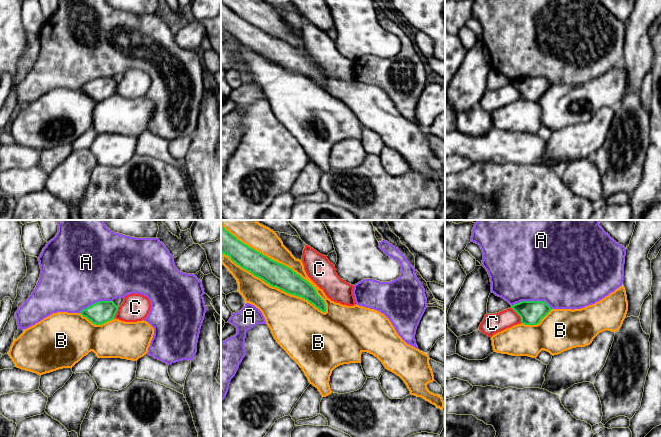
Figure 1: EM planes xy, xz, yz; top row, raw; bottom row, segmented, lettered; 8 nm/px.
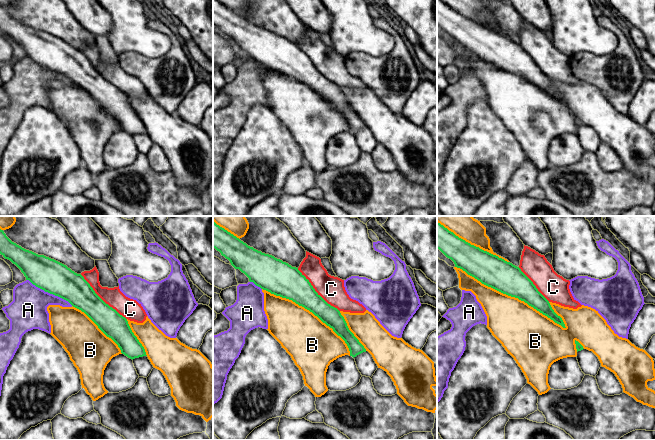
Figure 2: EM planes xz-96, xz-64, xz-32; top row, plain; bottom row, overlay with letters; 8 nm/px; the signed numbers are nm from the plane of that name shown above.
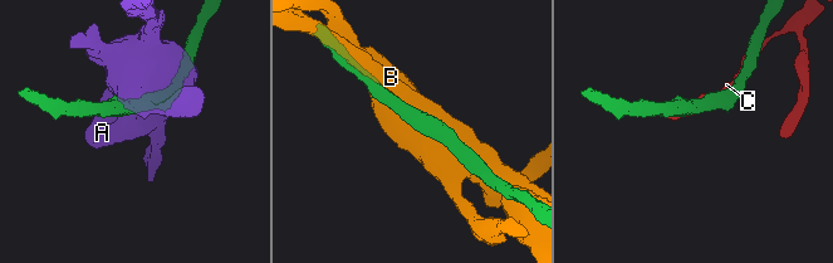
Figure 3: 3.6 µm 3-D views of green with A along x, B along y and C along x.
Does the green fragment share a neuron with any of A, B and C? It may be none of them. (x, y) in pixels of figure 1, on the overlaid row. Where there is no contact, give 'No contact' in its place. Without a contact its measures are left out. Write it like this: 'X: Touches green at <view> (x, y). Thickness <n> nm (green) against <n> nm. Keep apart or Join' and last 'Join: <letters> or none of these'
A: Touches green at yz (532, 301). Thickness 190 nm (green) against 500 nm. Keep apart
B: Touches green at xz (279, 263). Thickness 200 nm (green) against 200 nm. Join
C: Touches green at yz (518, 314). Thickness 190 nm (green) against 160 nm. Keep apart
Join: B

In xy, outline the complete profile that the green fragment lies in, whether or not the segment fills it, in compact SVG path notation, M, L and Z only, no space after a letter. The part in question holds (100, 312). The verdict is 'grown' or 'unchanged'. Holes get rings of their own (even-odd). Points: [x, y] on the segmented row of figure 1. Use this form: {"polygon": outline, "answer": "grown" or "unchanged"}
{"polygon": "M99 301L83 309L80 313L53 313L35 325L24 329L24 332L13 341L8 354L15 367L40 376L59 369L72 368L91 351L98 358L121 358L137 361L147 354L154 335L154 328L144 320L125 322L116 319L118 308L113 301Z", "answer": "grown"}

